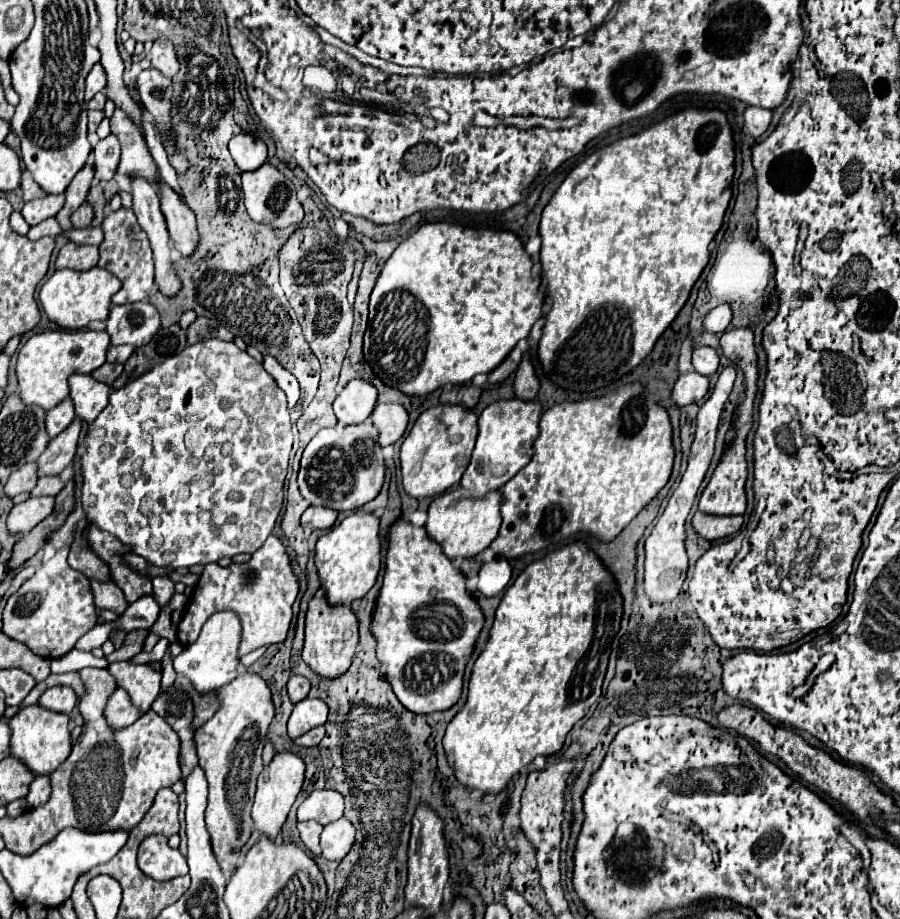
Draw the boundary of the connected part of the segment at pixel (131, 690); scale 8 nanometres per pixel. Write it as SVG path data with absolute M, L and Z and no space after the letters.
M114 662L108 666L108 672L116 678L116 684L128 692L132 704L136 704L142 714L150 710L160 692L160 674L156 670L146 664Z

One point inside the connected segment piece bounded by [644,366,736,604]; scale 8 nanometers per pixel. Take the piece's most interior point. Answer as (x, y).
(666, 563)

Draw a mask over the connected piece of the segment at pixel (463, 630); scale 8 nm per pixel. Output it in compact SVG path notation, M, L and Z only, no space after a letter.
M398 518L386 532L388 554L384 584L376 598L376 610L370 630L376 638L376 656L386 672L396 698L416 714L430 714L446 710L458 702L462 692L464 656L472 652L474 642L482 630L484 614L476 600L466 590L466 578L456 570L442 552L440 544L430 540L422 526Z

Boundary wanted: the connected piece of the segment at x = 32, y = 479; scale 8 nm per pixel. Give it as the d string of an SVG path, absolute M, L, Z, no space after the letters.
M36 462L24 464L16 472L10 474L10 478L4 486L4 492L8 492L8 498L14 498L16 494L30 492L36 486L36 480L38 480L36 478Z

